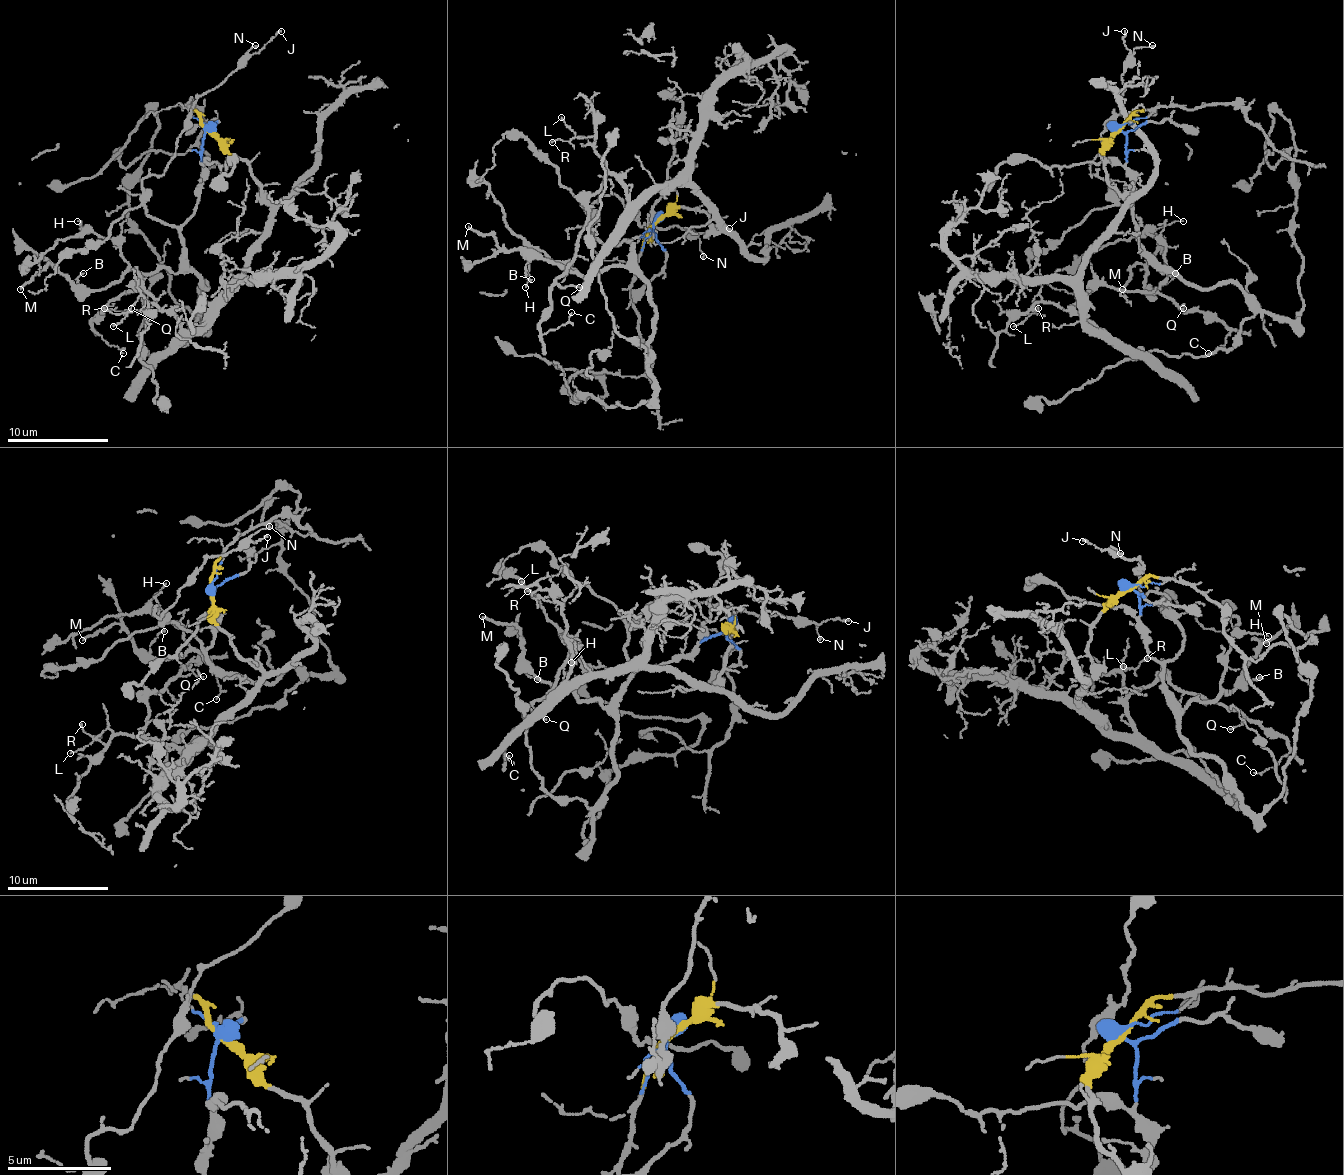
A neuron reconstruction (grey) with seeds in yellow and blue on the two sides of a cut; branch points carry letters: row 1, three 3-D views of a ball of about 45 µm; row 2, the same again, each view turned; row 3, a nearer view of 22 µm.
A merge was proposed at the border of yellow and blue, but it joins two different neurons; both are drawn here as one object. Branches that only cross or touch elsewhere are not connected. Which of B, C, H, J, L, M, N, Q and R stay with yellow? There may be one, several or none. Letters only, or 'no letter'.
C, L, Q, R

